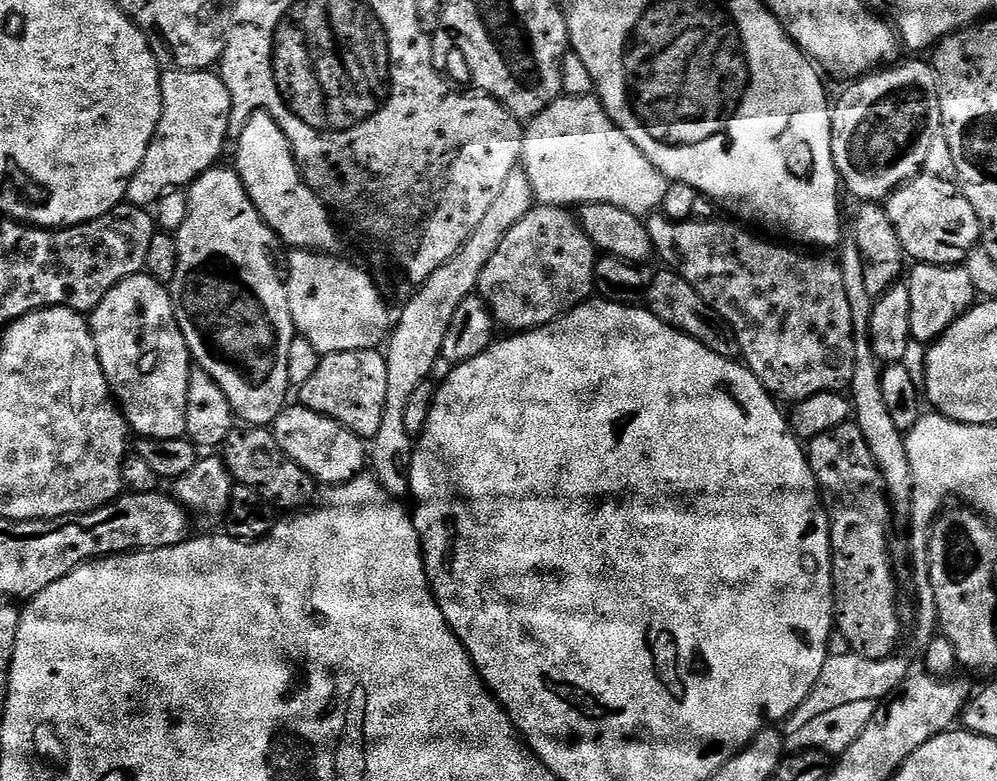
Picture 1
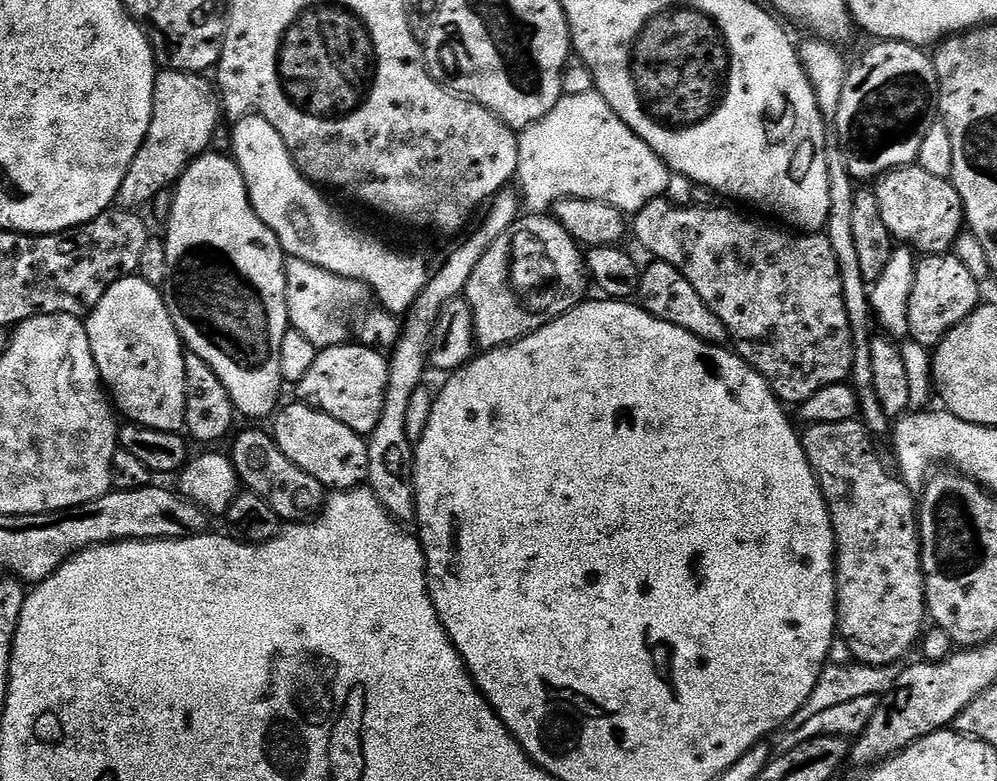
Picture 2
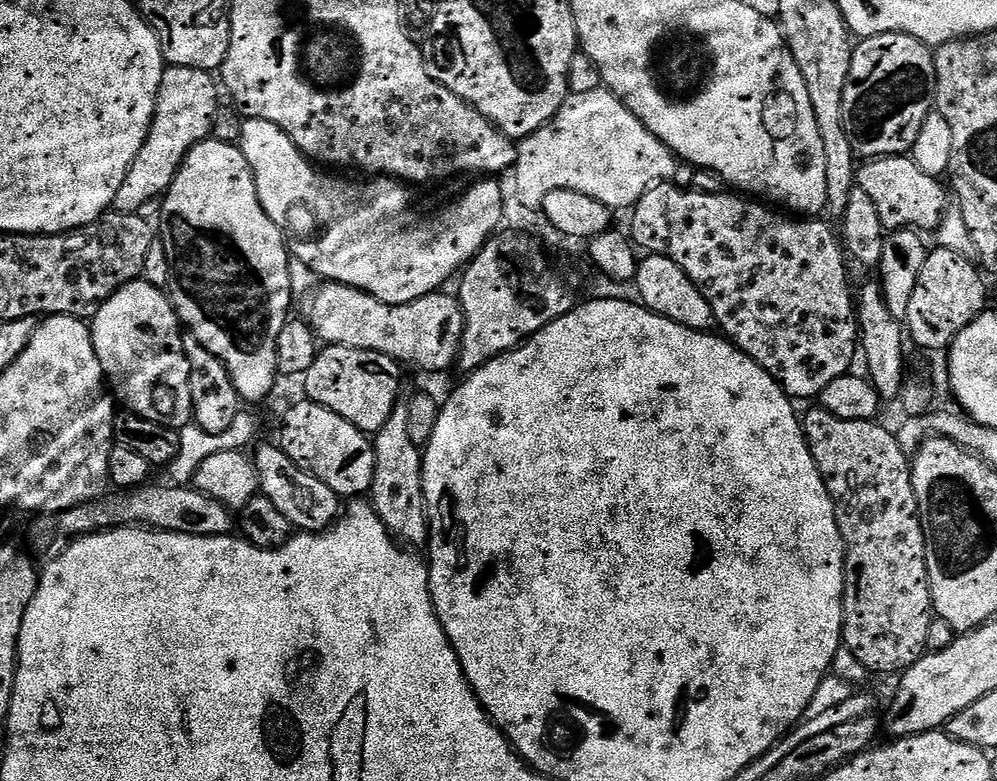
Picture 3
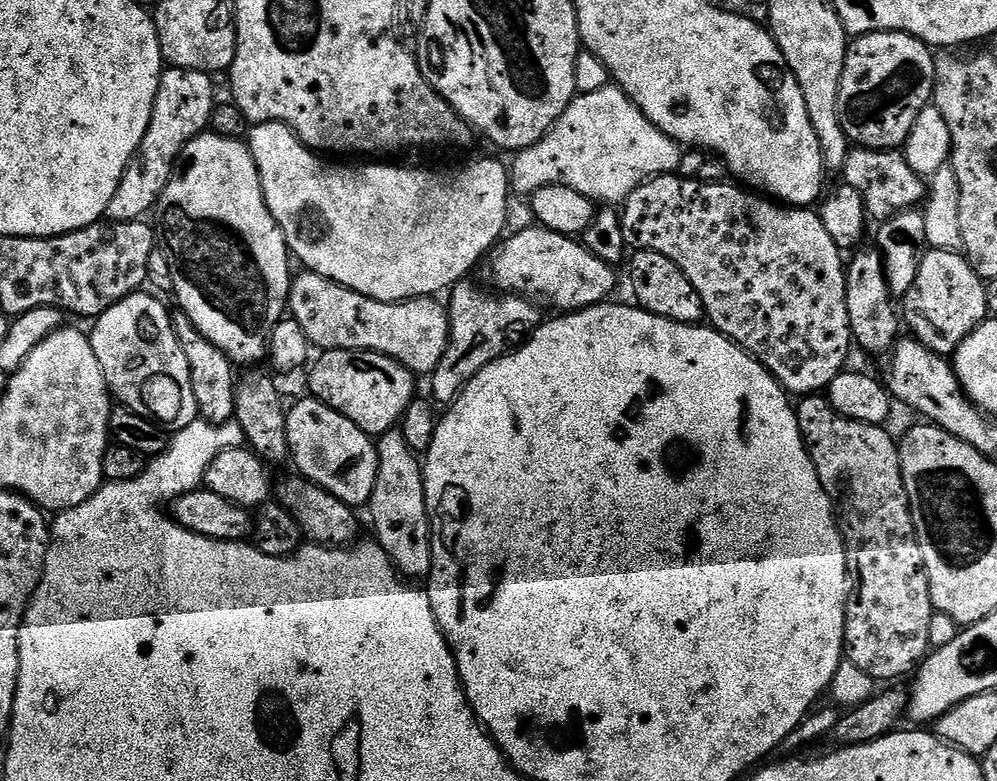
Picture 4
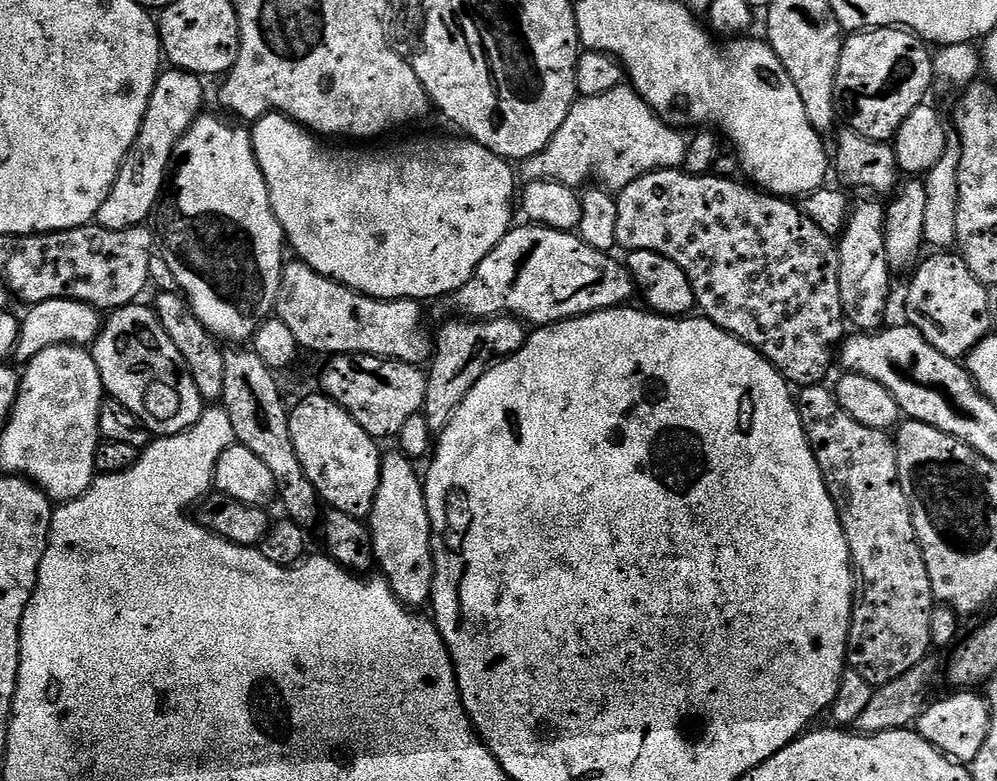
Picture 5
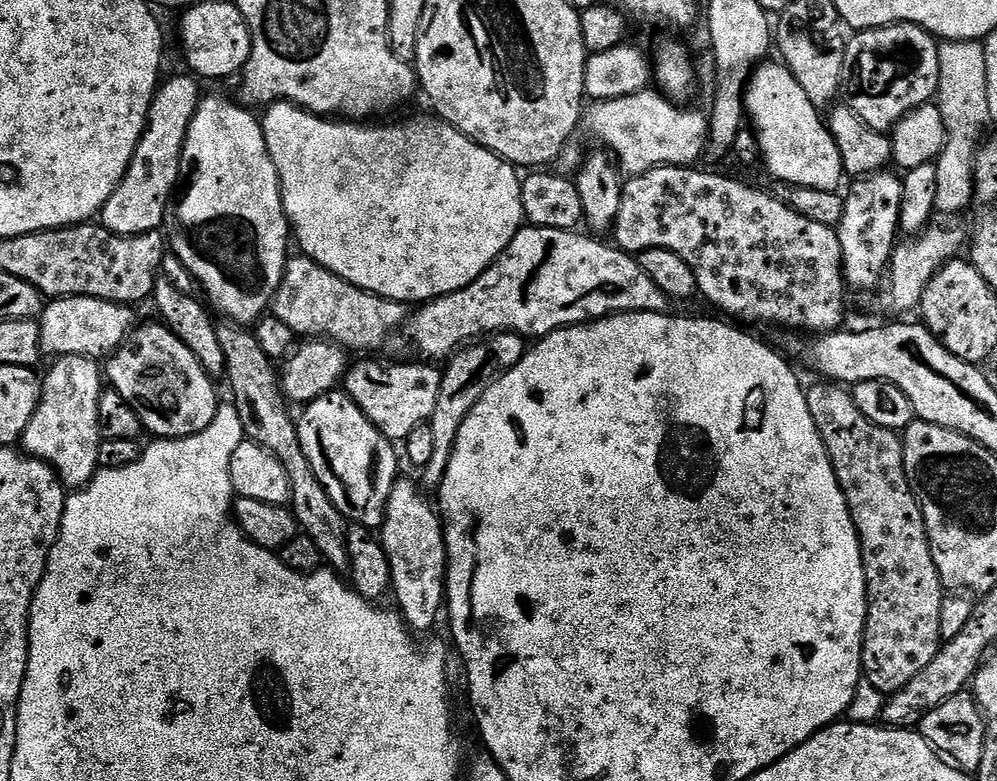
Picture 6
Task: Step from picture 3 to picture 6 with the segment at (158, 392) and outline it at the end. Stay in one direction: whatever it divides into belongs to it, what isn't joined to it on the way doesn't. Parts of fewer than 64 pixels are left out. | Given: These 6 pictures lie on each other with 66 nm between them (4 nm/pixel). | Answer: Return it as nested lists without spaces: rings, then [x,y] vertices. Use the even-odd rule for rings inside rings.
[[[159,322],[133,327],[123,343],[107,357],[106,380],[111,391],[117,392],[130,407],[145,433],[153,432],[153,437],[178,440],[181,436],[193,436],[210,424],[218,410],[213,381],[201,368],[199,362],[184,343],[169,328]]]

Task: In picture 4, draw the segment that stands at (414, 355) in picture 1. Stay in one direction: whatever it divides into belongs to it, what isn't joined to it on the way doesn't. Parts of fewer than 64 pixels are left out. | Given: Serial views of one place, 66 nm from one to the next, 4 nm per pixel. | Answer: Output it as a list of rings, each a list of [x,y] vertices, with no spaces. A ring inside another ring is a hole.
[[[399,430],[385,432],[375,441],[378,454],[378,478],[370,501],[375,543],[392,559],[401,577],[420,582],[432,570],[432,529],[428,499],[424,496],[424,470],[421,457],[406,442]]]

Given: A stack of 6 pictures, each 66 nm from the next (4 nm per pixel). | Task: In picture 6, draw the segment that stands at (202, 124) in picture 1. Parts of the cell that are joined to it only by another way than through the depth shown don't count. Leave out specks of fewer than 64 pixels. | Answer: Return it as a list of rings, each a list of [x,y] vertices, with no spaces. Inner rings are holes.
[[[183,75],[166,81],[164,85],[161,83],[155,89],[131,160],[116,183],[114,194],[110,194],[98,213],[99,223],[107,232],[119,236],[137,236],[157,231],[163,225],[164,211],[173,195],[172,183],[178,180],[180,146],[201,95],[199,86],[195,84],[197,81],[191,75]]]

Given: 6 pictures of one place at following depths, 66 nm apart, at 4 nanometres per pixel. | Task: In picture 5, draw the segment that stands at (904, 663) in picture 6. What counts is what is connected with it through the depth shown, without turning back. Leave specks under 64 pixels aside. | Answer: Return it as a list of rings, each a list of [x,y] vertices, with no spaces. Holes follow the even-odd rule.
[[[811,384],[808,388],[800,388],[796,396],[796,409],[802,418],[802,426],[804,427],[806,438],[810,442],[812,452],[815,454],[818,466],[822,470],[822,478],[826,482],[830,498],[836,503],[836,509],[838,510],[840,521],[842,522],[844,533],[846,534],[848,549],[852,555],[854,576],[858,581],[858,591],[854,596],[852,621],[850,622],[850,630],[848,631],[847,667],[855,670],[858,674],[862,674],[862,678],[866,678],[866,682],[870,682],[874,686],[879,686],[886,682],[894,682],[894,678],[898,678],[901,674],[906,674],[906,670],[914,670],[914,666],[921,664],[929,655],[928,648],[931,649],[933,647],[932,613],[934,611],[934,597],[932,594],[932,587],[930,586],[930,574],[926,570],[924,555],[922,554],[920,543],[918,542],[916,531],[914,530],[914,518],[910,510],[910,502],[906,498],[906,494],[902,490],[900,479],[898,478],[896,445],[893,437],[889,435],[885,429],[862,426],[862,422],[850,418],[850,414],[846,414],[846,410],[842,410],[842,406],[836,401],[835,391],[824,384]]]

